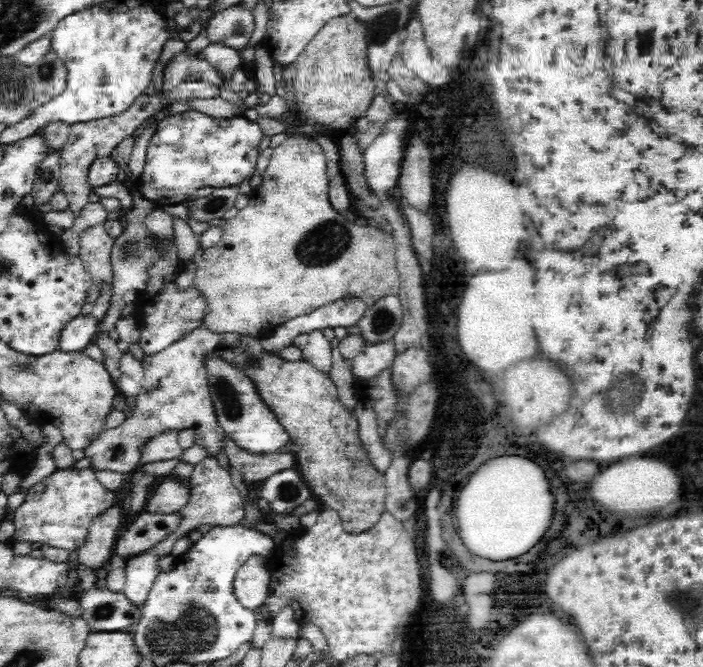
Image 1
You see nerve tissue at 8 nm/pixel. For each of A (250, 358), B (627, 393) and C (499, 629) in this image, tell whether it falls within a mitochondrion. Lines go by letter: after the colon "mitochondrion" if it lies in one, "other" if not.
A: mitochondrion
B: mitochondrion
C: other

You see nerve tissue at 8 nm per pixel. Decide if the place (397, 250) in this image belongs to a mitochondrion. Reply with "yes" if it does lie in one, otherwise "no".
no

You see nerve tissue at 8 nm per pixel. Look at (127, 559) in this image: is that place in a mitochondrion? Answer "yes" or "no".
no

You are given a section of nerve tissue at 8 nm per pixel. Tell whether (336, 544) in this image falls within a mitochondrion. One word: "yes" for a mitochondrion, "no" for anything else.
no

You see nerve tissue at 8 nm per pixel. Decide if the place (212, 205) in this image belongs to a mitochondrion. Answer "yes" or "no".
yes

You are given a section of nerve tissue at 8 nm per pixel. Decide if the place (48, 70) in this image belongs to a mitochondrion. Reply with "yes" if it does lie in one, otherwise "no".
yes

